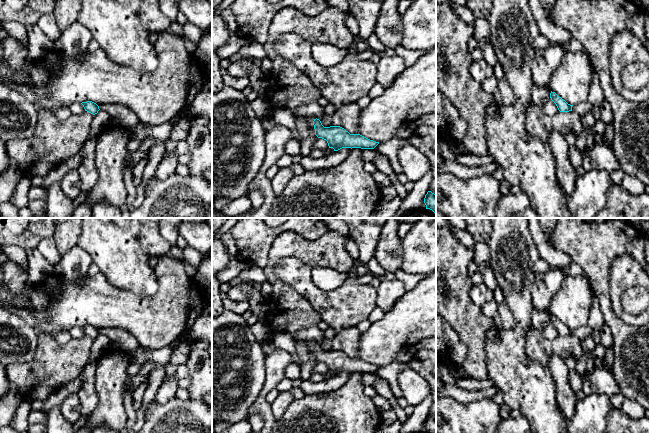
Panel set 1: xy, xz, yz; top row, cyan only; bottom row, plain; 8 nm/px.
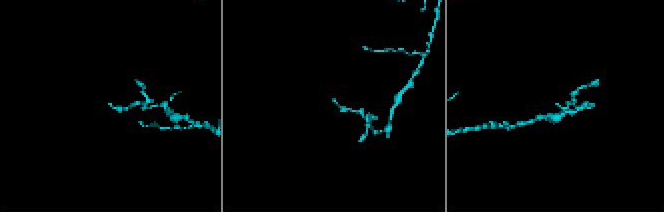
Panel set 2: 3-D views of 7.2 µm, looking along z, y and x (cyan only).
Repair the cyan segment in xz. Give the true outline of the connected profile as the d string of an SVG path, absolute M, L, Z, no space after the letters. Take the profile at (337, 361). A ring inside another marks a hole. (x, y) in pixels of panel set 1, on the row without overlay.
M319 343L313 345L315 359L327 365L329 372L338 375L342 372L374 373L379 366L360 358L350 358L340 350L324 351Z

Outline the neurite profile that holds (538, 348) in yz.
M530 328L525 334L526 354L531 359L549 366L553 355L559 355L563 360L574 357L577 360L582 355L581 341L576 336L558 336L548 340L543 333L535 328Z

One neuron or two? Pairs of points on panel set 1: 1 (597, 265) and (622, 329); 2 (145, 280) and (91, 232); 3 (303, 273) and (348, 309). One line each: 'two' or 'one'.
1: one
2: one
3: one

